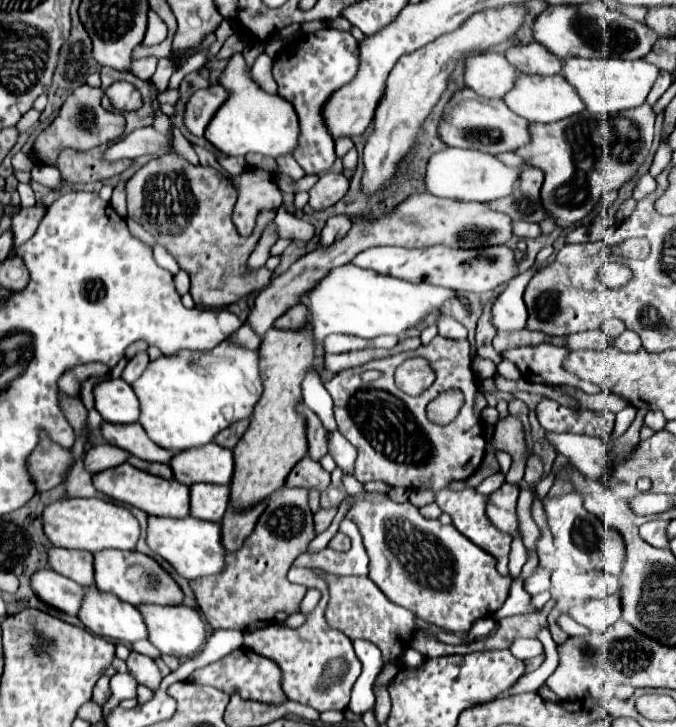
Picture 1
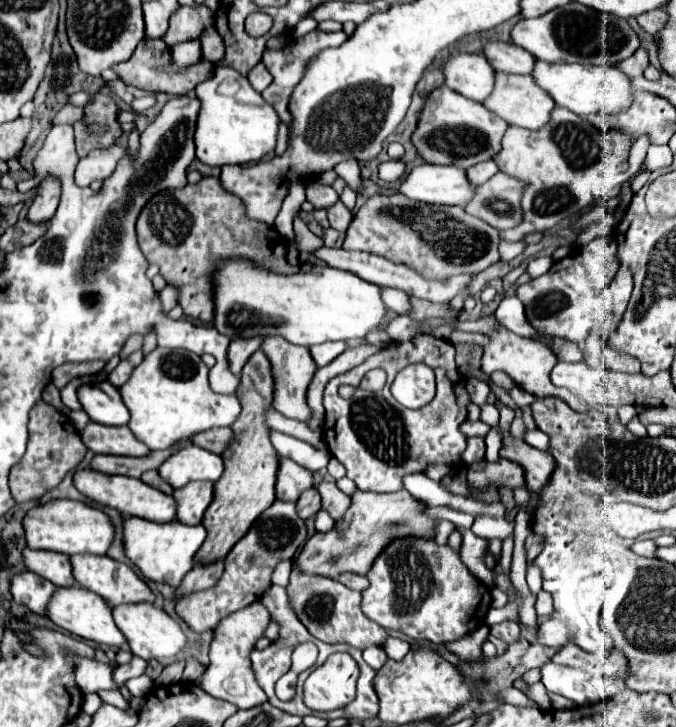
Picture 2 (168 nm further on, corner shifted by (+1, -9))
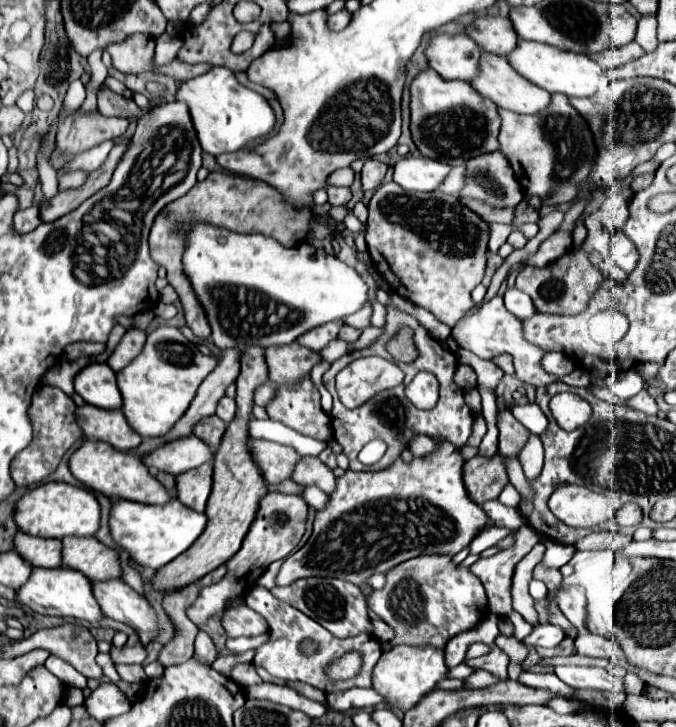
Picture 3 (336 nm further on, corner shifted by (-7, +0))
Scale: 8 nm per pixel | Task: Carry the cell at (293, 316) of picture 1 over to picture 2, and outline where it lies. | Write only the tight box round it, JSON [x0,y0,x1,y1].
[260,335,316,423]

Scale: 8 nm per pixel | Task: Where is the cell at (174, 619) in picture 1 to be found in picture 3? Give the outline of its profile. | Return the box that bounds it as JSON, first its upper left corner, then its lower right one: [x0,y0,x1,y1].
[92,578,158,644]

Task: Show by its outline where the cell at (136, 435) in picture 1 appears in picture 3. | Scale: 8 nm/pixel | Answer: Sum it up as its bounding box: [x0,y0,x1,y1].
[76,404,142,452]

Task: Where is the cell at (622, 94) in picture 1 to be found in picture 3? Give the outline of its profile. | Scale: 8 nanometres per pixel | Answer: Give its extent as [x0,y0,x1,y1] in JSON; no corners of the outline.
[508,40,604,98]

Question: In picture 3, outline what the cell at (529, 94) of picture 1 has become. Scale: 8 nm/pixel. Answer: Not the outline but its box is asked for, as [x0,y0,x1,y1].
[470,52,550,114]

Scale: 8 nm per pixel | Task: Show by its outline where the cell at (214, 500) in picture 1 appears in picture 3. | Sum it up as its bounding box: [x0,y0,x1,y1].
[176,464,212,512]

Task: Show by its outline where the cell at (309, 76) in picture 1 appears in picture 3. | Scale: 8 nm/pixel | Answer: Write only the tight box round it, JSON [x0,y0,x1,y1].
[328,8,352,30]

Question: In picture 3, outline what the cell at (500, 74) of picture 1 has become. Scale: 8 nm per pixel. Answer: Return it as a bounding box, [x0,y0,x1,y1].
[424,34,480,82]

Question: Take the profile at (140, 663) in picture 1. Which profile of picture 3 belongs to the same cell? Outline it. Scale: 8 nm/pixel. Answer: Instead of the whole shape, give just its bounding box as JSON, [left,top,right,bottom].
[110,644,146,664]

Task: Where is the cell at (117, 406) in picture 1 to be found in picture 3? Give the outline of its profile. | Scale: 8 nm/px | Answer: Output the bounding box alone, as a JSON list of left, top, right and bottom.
[74,362,122,408]

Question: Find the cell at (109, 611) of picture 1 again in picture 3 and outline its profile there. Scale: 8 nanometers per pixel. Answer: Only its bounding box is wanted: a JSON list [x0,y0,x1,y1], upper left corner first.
[18,566,104,622]

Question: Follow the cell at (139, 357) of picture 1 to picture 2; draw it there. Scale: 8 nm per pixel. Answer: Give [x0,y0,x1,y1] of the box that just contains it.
[108,351,144,387]

